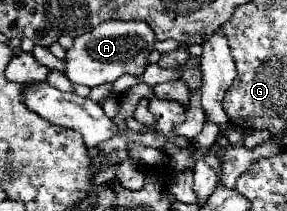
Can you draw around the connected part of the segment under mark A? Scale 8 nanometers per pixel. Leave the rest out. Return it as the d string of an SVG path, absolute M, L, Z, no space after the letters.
M108 20L104 24L98 24L92 32L82 34L74 40L74 46L68 50L68 58L66 58L66 76L72 84L84 84L90 88L100 84L112 84L122 74L142 76L148 66L150 38L154 50L156 38L150 24L146 22Z

